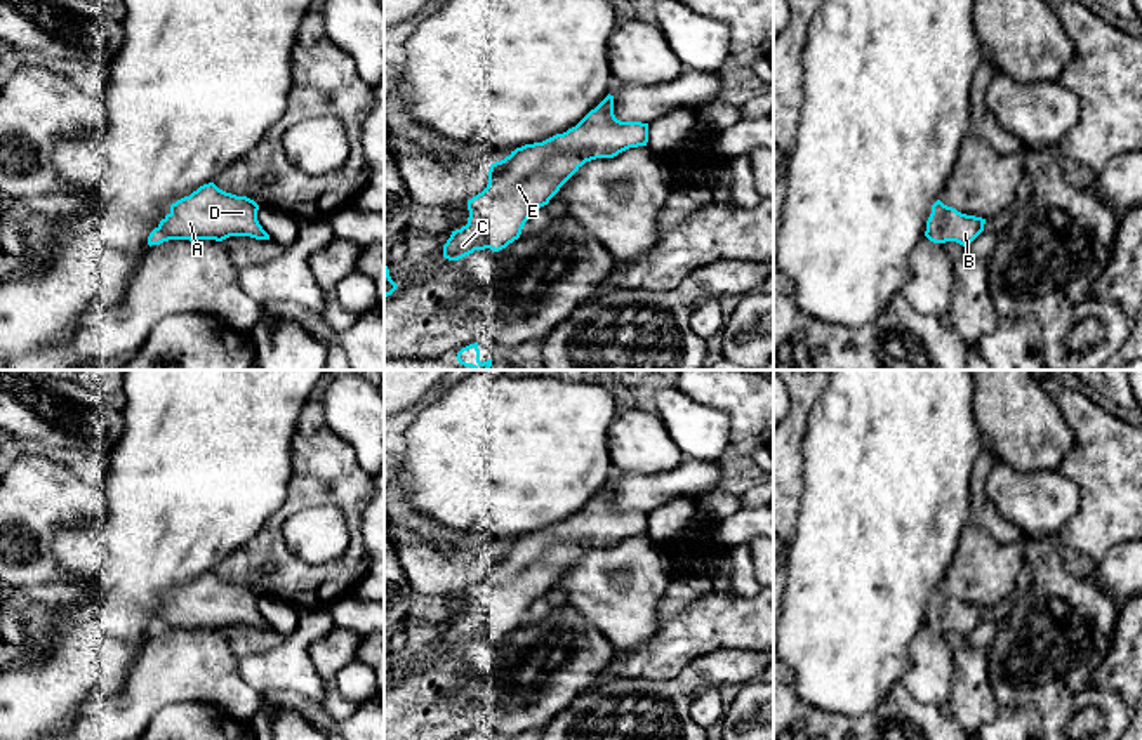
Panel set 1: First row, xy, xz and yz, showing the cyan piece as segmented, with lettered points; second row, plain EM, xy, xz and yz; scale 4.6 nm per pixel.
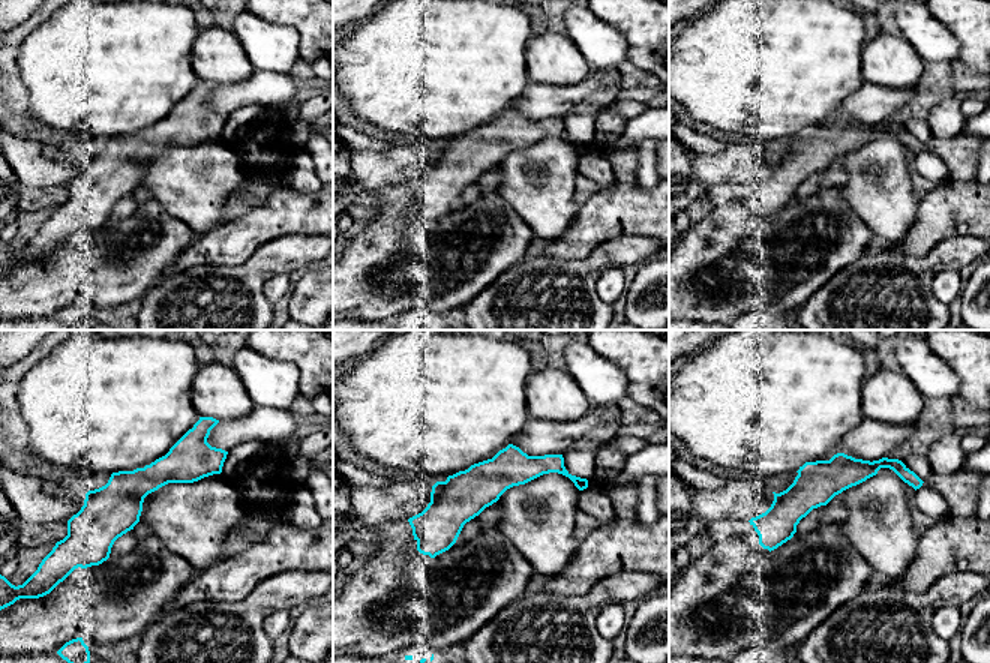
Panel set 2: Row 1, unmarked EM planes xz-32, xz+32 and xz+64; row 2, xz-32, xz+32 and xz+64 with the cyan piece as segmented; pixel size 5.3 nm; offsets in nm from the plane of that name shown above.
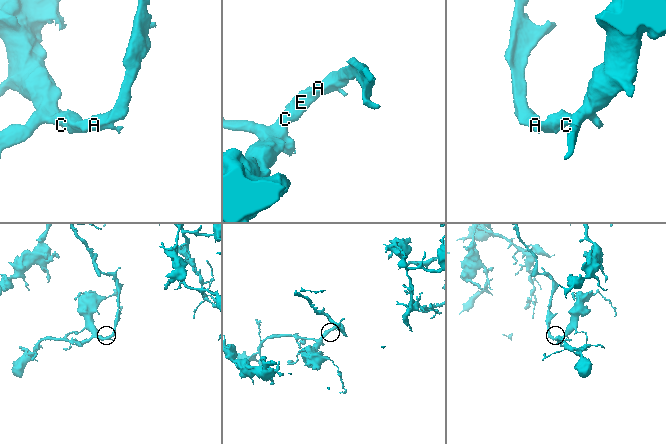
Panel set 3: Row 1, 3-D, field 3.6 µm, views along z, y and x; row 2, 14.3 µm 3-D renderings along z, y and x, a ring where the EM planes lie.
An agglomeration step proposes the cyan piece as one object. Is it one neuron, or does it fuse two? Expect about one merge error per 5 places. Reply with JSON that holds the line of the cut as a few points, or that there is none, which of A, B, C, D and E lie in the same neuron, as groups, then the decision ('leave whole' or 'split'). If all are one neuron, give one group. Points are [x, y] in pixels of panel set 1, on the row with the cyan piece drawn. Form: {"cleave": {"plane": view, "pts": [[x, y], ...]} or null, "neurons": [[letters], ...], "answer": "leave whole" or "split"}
{"cleave": null, "neurons": [["A", "B", "C", "D", "E"]], "answer": "leave whole"}

